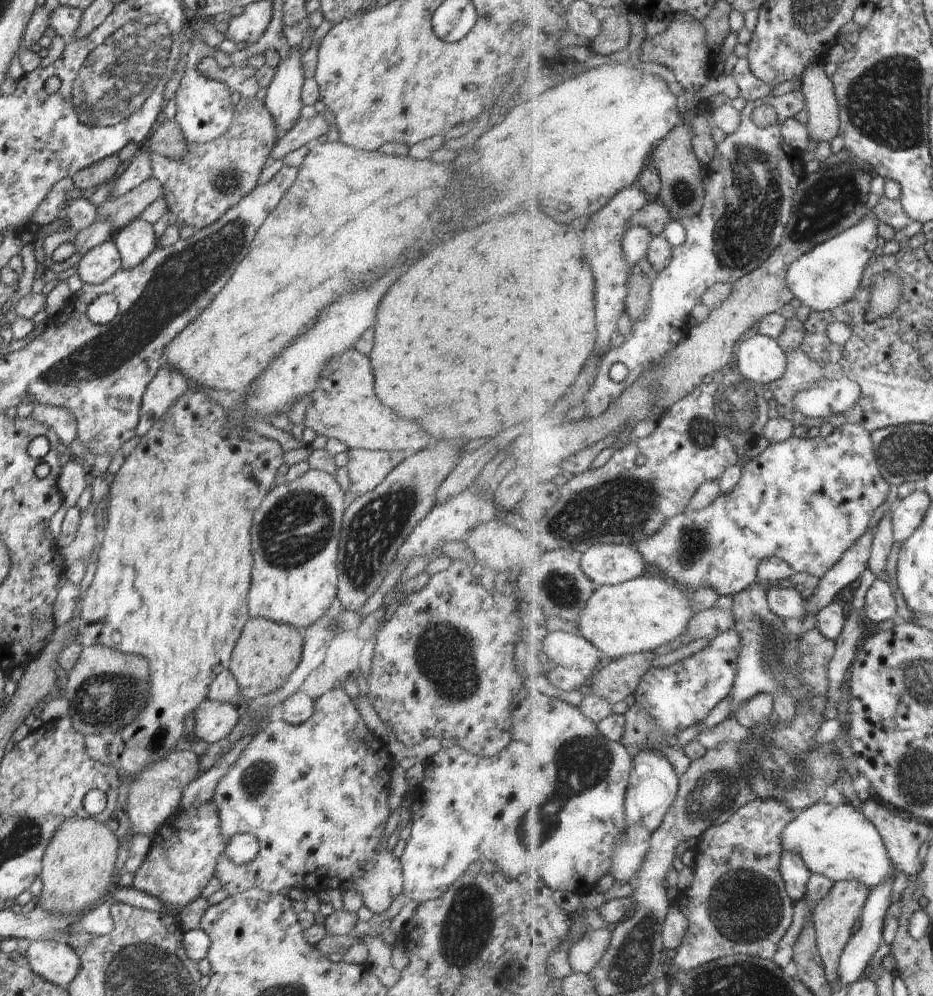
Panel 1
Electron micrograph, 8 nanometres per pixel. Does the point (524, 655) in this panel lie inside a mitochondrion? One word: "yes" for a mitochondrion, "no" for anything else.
no

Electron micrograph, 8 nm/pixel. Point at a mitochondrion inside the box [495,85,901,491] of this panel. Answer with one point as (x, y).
(754, 202)

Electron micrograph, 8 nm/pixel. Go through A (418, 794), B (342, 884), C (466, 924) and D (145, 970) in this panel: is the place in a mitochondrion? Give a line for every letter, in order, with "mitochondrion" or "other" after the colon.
A: other
B: other
C: mitochondrion
D: mitochondrion

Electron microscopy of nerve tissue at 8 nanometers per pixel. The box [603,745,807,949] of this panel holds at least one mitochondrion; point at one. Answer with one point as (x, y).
(745, 906)

